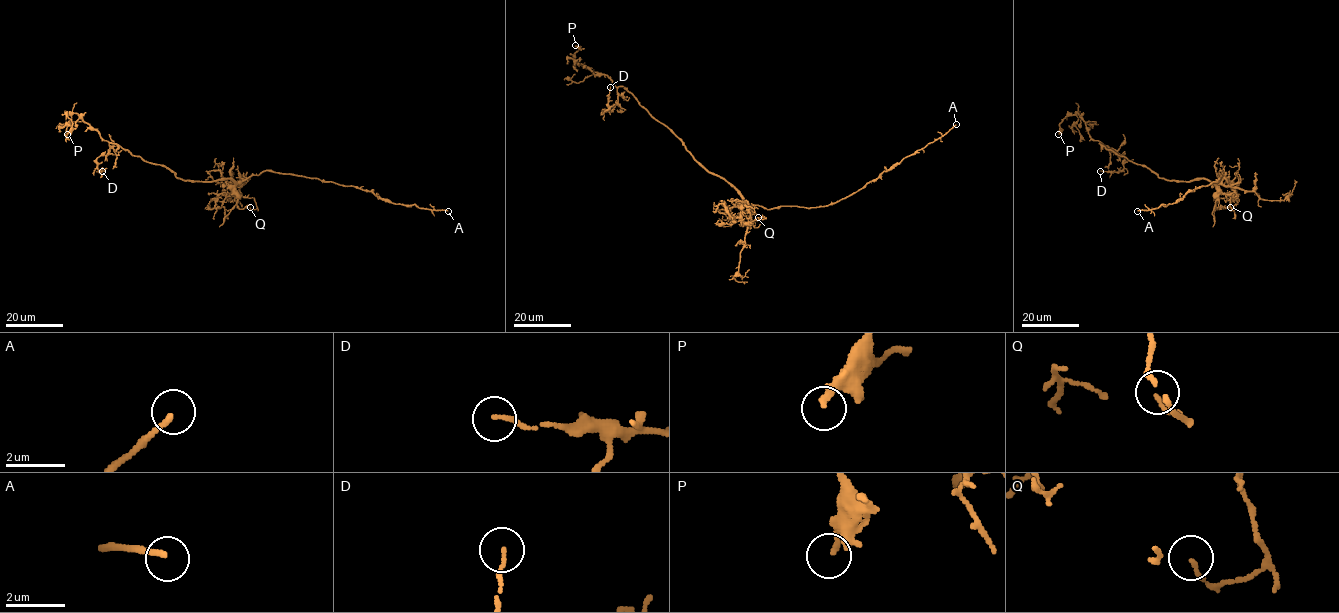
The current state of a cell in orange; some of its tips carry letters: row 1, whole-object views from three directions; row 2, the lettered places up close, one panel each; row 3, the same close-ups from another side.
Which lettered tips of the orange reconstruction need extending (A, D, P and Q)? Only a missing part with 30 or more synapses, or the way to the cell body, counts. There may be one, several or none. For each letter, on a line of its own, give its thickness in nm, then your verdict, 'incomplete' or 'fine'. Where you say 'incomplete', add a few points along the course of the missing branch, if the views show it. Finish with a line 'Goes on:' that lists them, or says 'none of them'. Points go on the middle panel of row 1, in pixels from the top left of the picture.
A: calibre 180 nm; incomplete; course (956, 124), (991, 90), (999, 90), (1003, 99)
D: calibre 120 nm; fine
P: calibre 220 nm; fine
Q: calibre 130 nm; fine
Goes on: A

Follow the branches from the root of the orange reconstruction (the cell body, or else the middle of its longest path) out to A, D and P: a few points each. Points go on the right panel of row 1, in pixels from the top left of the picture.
A: (1205, 179), (1217, 182), (1222, 171), (1216, 181), (1189, 191), (1176, 202), (1137, 211)
D: (1205, 179), (1167, 181), (1145, 166), (1108, 150), (1101, 143), (1124, 158), (1121, 171), (1100, 171)
P: (1205, 179), (1176, 181), (1160, 178), (1145, 166), (1094, 140), (1078, 113), (1063, 120), (1058, 134)

